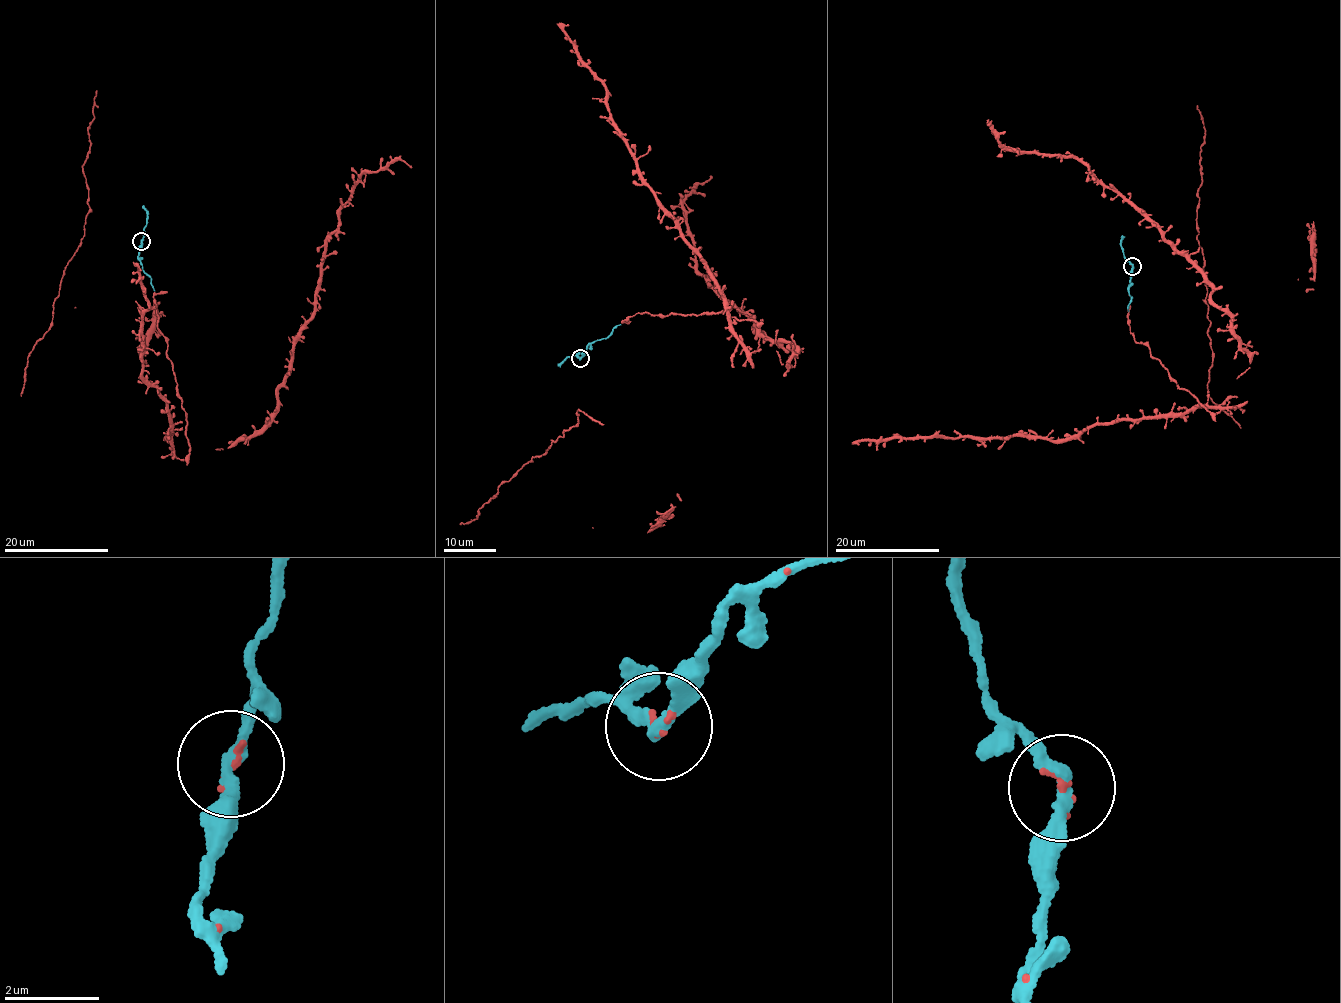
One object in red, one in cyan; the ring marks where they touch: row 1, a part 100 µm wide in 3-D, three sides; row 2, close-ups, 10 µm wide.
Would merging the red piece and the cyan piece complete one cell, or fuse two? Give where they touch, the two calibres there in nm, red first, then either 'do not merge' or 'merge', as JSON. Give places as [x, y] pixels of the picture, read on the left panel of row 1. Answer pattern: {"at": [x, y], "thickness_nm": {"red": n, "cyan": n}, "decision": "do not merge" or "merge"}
{"at": [141, 241], "thickness_nm": {"red": 90, "cyan": 260}, "decision": "merge"}

